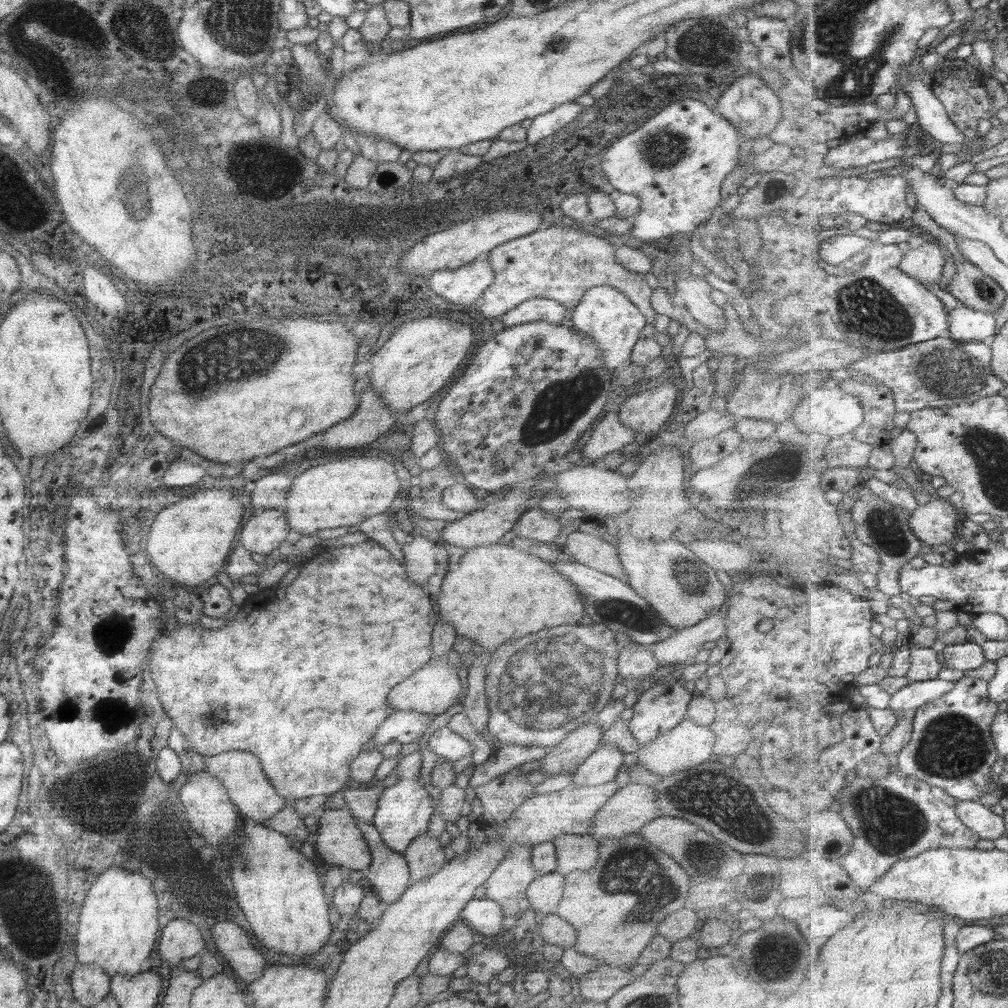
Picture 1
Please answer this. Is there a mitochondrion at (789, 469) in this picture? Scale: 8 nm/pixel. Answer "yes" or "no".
no

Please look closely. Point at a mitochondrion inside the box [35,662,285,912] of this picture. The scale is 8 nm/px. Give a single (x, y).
(125, 822)

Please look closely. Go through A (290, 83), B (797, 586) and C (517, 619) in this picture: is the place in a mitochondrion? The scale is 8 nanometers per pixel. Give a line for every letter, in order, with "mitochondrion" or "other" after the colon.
A: other
B: other
C: other

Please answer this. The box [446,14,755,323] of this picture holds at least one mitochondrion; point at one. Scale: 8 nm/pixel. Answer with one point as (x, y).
(663, 144)

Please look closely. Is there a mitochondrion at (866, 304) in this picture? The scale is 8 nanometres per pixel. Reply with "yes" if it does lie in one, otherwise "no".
yes

